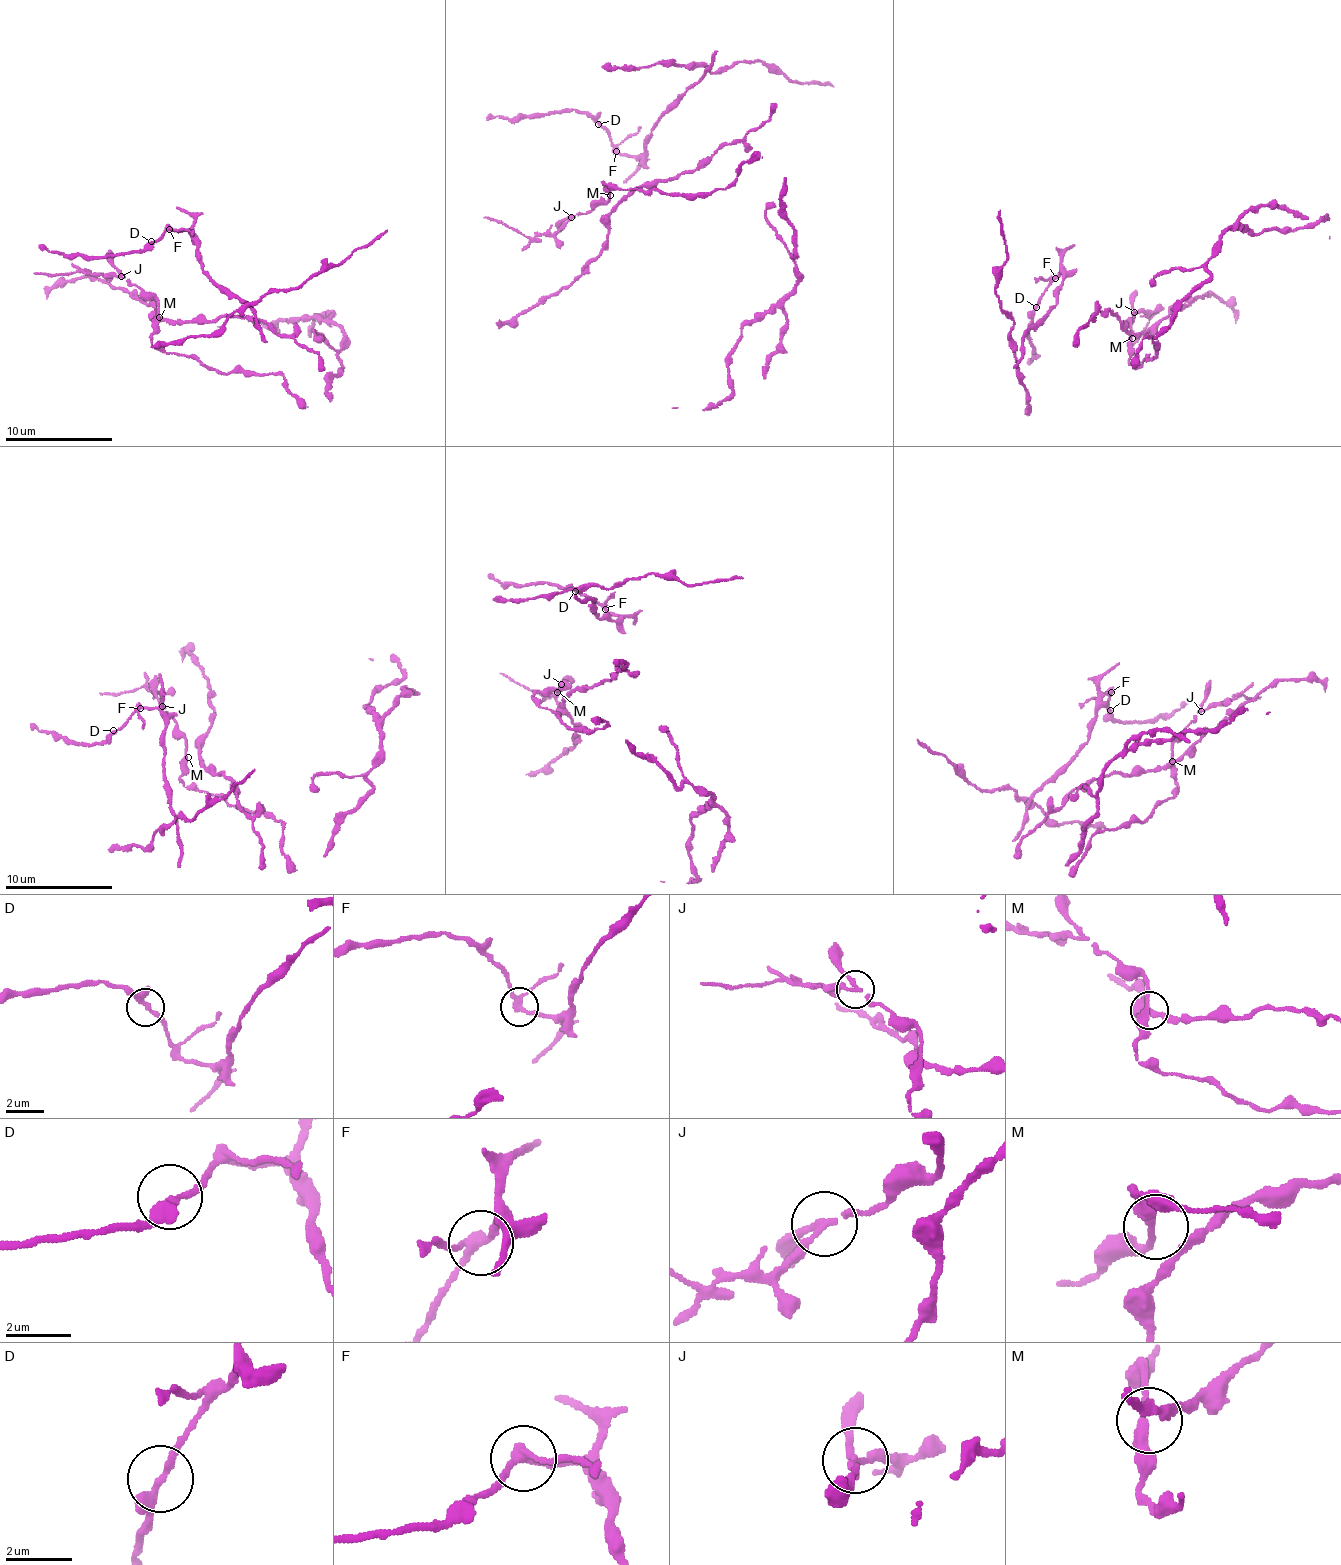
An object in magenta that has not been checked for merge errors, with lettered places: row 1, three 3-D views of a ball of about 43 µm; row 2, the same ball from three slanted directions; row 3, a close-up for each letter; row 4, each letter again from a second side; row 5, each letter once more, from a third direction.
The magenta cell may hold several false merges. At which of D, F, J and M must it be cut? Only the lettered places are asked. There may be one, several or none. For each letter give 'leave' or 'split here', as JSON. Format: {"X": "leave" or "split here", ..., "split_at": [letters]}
{"D": "leave", "F": "leave", "J": "split here", "M": "leave", "split_at": ["J"]}

